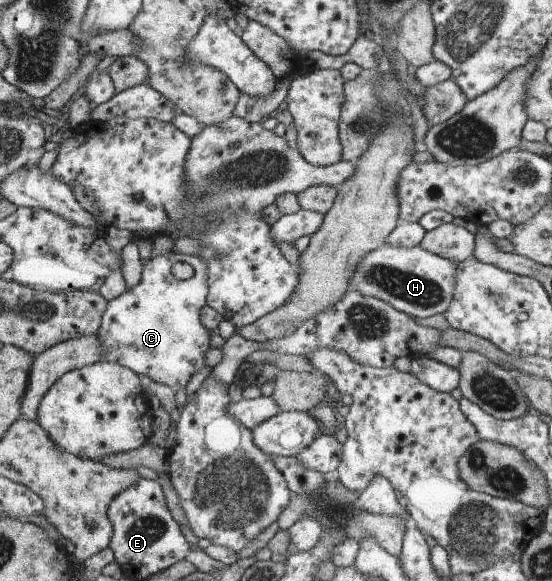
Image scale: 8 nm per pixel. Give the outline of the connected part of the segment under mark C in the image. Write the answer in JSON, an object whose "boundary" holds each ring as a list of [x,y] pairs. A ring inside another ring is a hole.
{"boundary":[[[169,252],[145,261],[140,282],[131,290],[125,290],[123,295],[108,302],[104,311],[97,333],[104,347],[103,360],[120,363],[139,375],[143,373],[154,382],[169,385],[174,391],[185,389],[189,379],[214,360],[217,353],[218,341],[215,334],[208,330],[200,320],[201,310],[207,303],[207,270],[207,264],[199,256],[191,254]],[[177,261],[189,263],[194,269],[193,277],[185,281],[175,279],[171,273],[171,267]]]}

